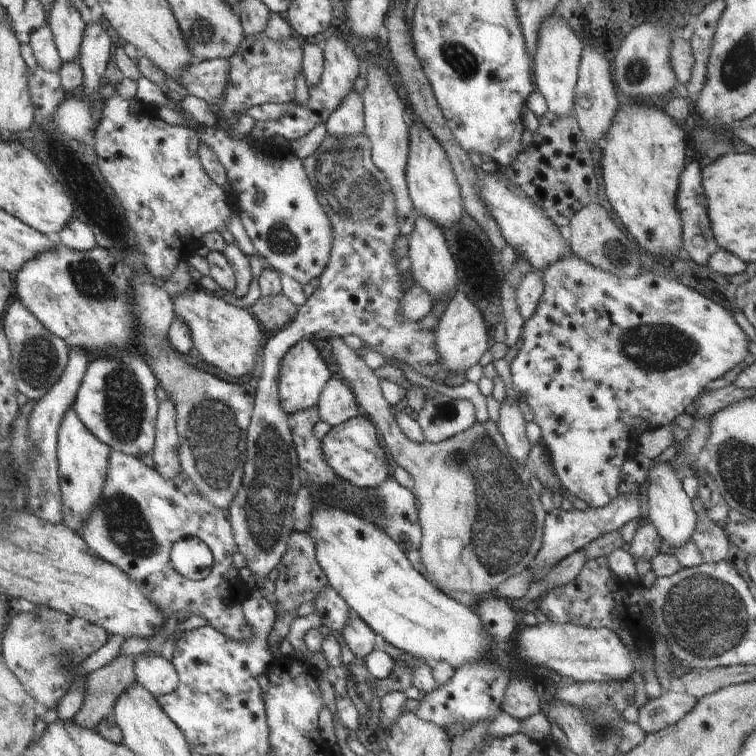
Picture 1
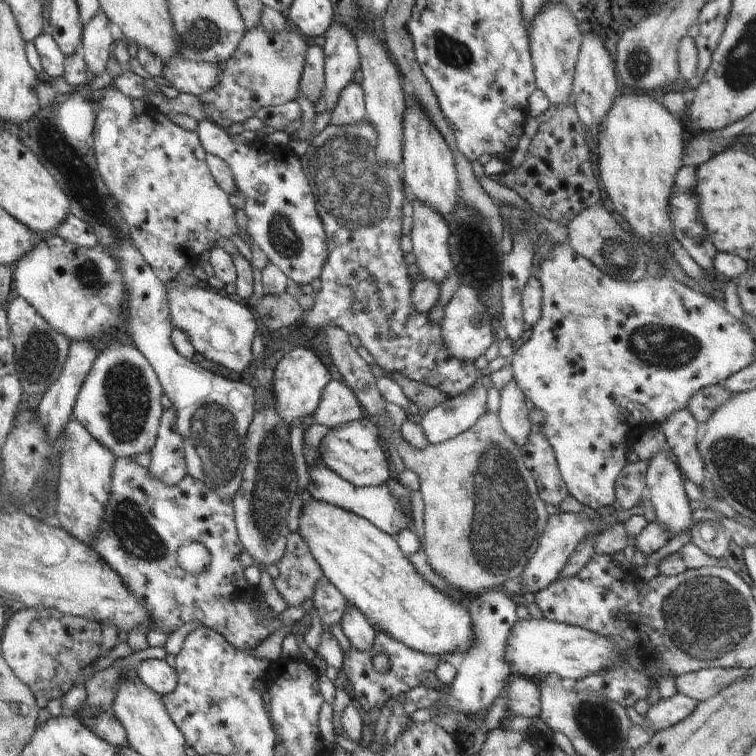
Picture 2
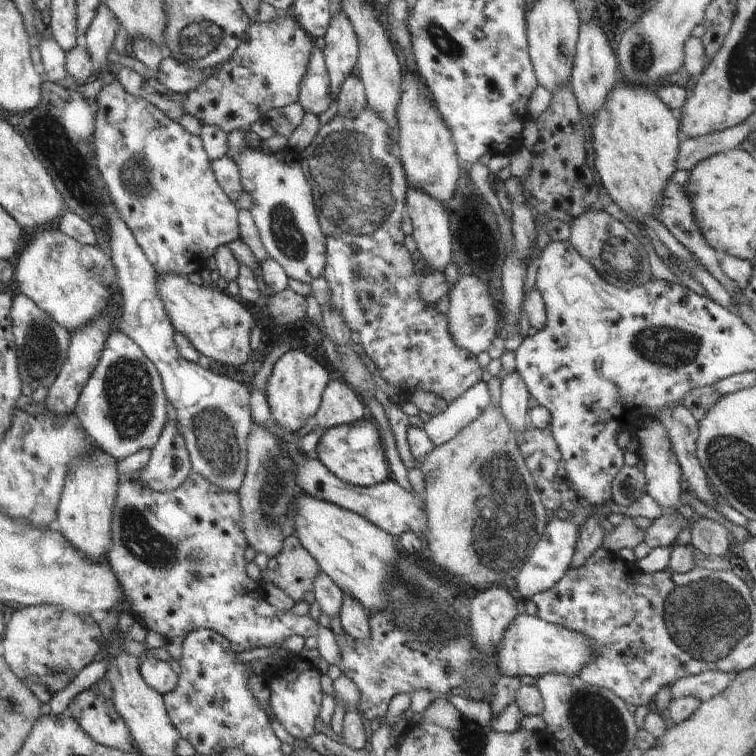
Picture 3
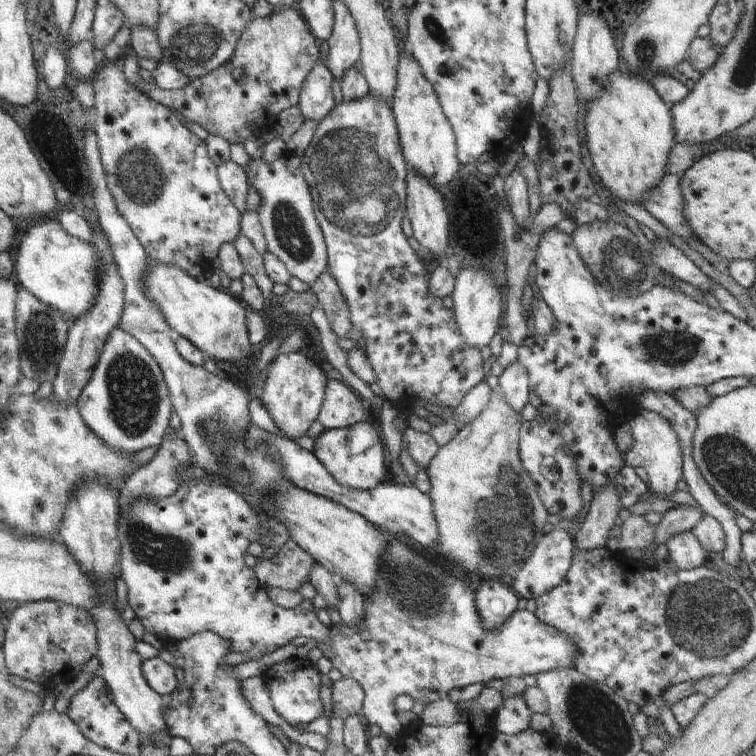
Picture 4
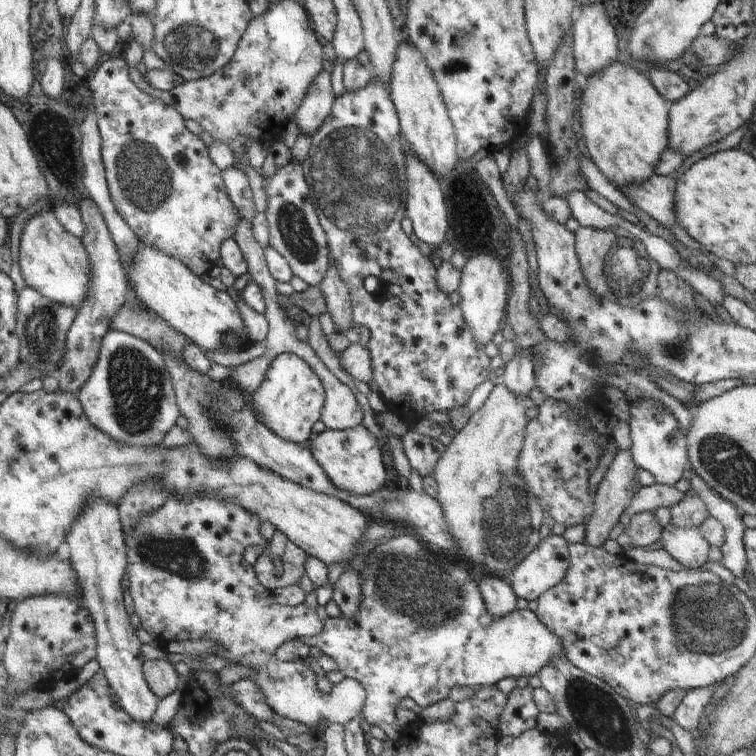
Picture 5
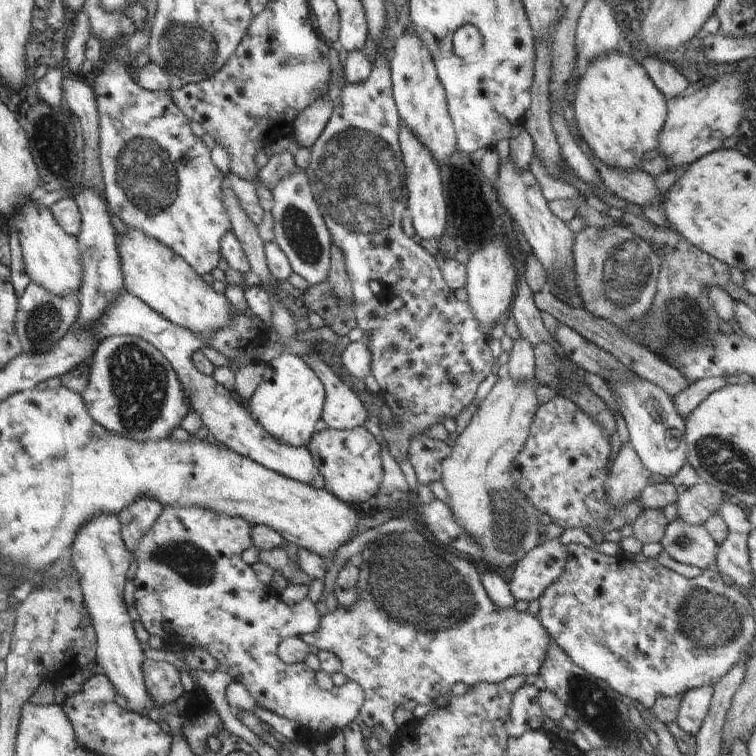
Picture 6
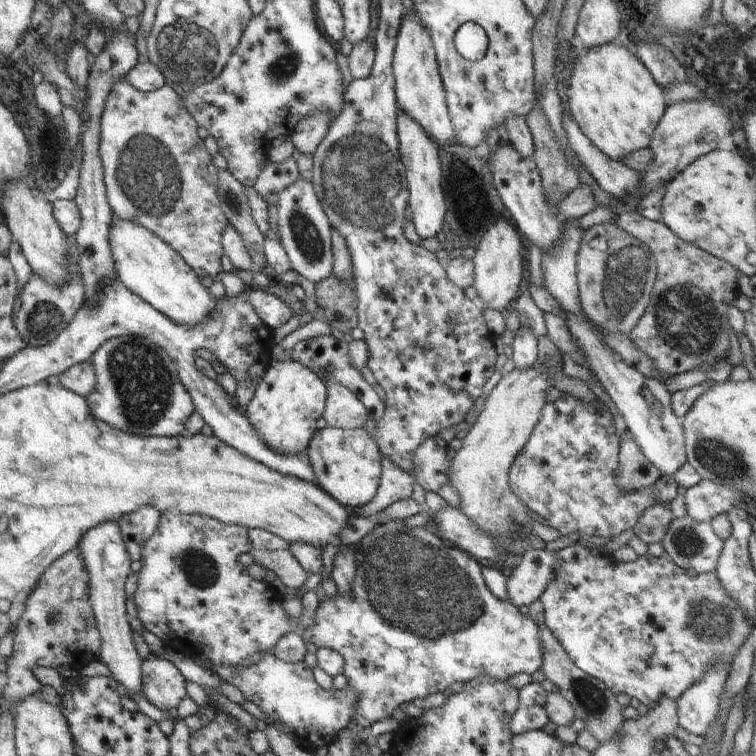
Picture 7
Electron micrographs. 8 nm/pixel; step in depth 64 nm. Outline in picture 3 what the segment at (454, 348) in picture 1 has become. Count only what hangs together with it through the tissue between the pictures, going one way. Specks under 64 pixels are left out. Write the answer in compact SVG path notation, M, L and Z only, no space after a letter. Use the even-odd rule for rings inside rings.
M460 276L449 297L450 310L446 314L447 326L454 345L474 356L488 351L502 324L501 315L494 307L495 301L489 289L476 276Z

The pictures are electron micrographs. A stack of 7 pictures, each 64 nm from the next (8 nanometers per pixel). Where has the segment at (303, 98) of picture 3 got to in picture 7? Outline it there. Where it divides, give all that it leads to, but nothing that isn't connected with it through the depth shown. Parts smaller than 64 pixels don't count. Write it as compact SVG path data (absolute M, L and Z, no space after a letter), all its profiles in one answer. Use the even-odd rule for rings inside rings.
M314 112L302 118L293 128L291 139L295 148L302 154L314 156L318 145L328 134L330 116L324 112Z

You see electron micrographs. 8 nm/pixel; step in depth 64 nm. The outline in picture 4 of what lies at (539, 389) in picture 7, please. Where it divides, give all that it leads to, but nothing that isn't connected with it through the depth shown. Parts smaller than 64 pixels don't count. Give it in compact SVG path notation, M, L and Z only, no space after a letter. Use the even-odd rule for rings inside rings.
M492 392L487 408L484 409L475 420L472 420L470 424L462 426L456 434L456 437L449 444L440 447L438 453L432 458L428 467L425 468L428 474L428 480L430 481L430 493L427 494L427 496L430 498L433 507L435 524L437 525L439 535L438 545L435 549L436 554L438 553L442 555L442 558L454 562L455 570L459 571L462 575L464 575L465 572L468 572L468 574L476 574L476 576L480 576L483 581L499 580L499 578L506 576L506 574L512 576L522 568L528 560L531 560L534 548L538 546L540 538L549 527L547 522L548 513L540 501L538 494L535 492L533 481L521 464L519 454L519 429L521 428L522 422L522 416L518 417L509 408L509 405L503 400L501 392Z

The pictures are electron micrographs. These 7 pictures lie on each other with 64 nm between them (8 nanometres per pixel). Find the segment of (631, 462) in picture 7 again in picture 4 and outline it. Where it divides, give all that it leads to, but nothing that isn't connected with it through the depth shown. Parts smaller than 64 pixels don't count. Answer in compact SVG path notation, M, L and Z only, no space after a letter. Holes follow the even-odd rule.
M614 482L594 494L594 500L584 523L575 535L575 546L582 551L606 547L606 541L610 538L610 529L623 508Z

